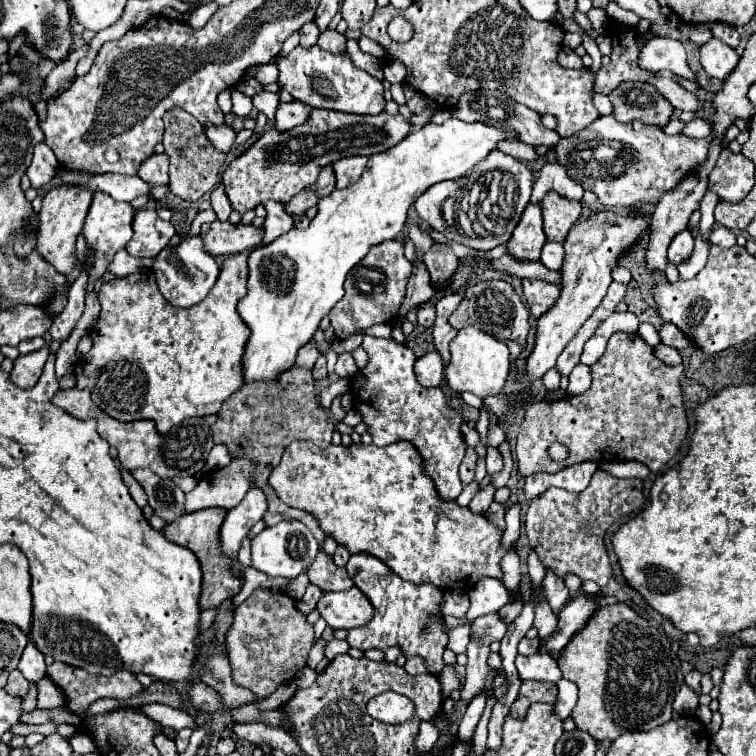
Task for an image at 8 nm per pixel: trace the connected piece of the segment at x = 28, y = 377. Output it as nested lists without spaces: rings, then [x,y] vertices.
[[[44,346],[44,348],[36,350],[36,352],[18,356],[16,362],[14,362],[14,368],[10,372],[10,380],[18,388],[32,388],[38,382],[40,374],[42,374],[42,368],[44,368],[44,362],[48,358],[48,352],[50,352],[50,348]]]

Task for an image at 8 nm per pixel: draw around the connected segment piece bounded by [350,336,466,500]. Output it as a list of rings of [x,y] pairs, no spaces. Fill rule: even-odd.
[[[366,336],[362,348],[368,352],[368,364],[354,376],[354,380],[350,380],[350,394],[352,394],[352,408],[362,416],[362,422],[368,426],[368,434],[372,436],[372,442],[376,446],[388,446],[398,440],[408,440],[410,444],[414,444],[414,448],[422,456],[424,474],[432,478],[440,500],[456,500],[456,496],[462,492],[458,466],[466,452],[466,440],[460,432],[460,426],[464,422],[462,414],[448,404],[448,398],[442,390],[434,390],[434,388],[428,390],[418,384],[414,376],[416,356],[408,346],[398,344],[396,340]]]

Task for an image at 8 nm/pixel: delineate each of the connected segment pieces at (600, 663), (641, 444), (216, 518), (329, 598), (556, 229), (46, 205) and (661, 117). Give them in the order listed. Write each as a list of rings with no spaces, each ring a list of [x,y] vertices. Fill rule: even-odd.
[[[618,602],[612,606],[598,608],[582,630],[578,630],[566,644],[562,654],[556,658],[562,676],[578,686],[578,702],[572,710],[572,720],[594,740],[616,740],[624,732],[652,730],[666,724],[672,718],[672,702],[676,692],[684,684],[684,674],[680,670],[680,658],[672,652],[668,636],[652,628],[644,618],[640,618],[632,608]]]
[[[616,332],[608,340],[604,356],[590,368],[592,384],[586,392],[566,396],[552,404],[542,400],[526,406],[526,414],[516,436],[520,476],[526,478],[536,472],[552,474],[582,460],[596,460],[600,464],[638,460],[652,472],[658,472],[676,456],[688,432],[680,392],[682,366],[660,366],[652,346],[648,346],[638,334]],[[554,442],[568,448],[566,460],[556,462],[550,458],[548,448]]]
[[[210,508],[210,510],[202,510],[202,512],[192,512],[192,514],[182,514],[178,520],[170,522],[162,534],[166,540],[190,548],[200,562],[200,570],[202,570],[202,592],[200,592],[200,600],[198,606],[202,606],[200,610],[208,610],[208,608],[216,608],[222,600],[234,598],[240,590],[242,590],[242,580],[236,578],[228,564],[226,564],[226,556],[222,556],[222,552],[218,552],[218,528],[222,524],[226,516],[226,510],[222,508]]]
[[[358,588],[340,590],[340,592],[324,592],[316,604],[316,610],[320,612],[320,618],[326,620],[332,628],[356,628],[368,624],[372,616],[372,608],[358,592]]]
[[[550,190],[542,200],[542,220],[544,220],[544,234],[548,242],[562,242],[566,232],[578,222],[582,214],[582,206],[578,200],[566,200]]]
[[[58,186],[58,188],[52,188],[44,196],[42,210],[38,212],[36,250],[48,264],[56,268],[56,272],[66,276],[68,284],[72,284],[80,274],[80,268],[74,266],[76,264],[76,238],[82,232],[82,224],[90,208],[90,200],[92,200],[92,192],[78,190],[76,186]]]
[[[624,82],[608,98],[614,104],[614,118],[622,124],[642,120],[664,128],[674,112],[672,104],[652,84]]]

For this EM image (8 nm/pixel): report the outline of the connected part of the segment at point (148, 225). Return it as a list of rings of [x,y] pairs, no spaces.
[[[142,208],[134,214],[134,236],[126,244],[126,252],[134,258],[156,258],[158,252],[174,236],[174,226],[158,218],[154,208]]]

